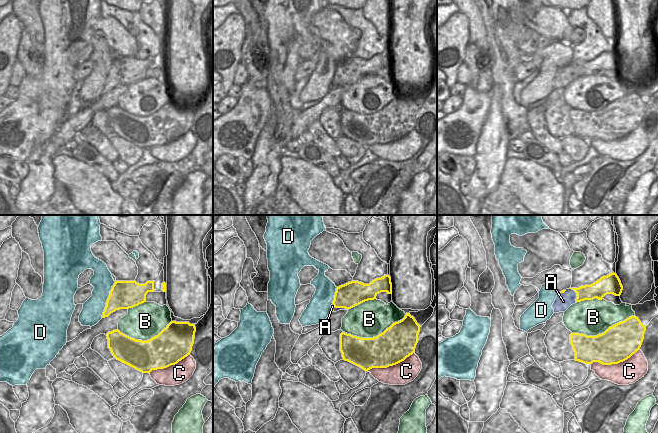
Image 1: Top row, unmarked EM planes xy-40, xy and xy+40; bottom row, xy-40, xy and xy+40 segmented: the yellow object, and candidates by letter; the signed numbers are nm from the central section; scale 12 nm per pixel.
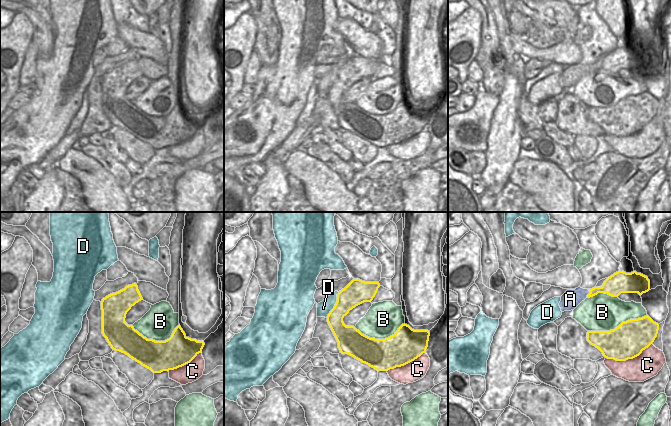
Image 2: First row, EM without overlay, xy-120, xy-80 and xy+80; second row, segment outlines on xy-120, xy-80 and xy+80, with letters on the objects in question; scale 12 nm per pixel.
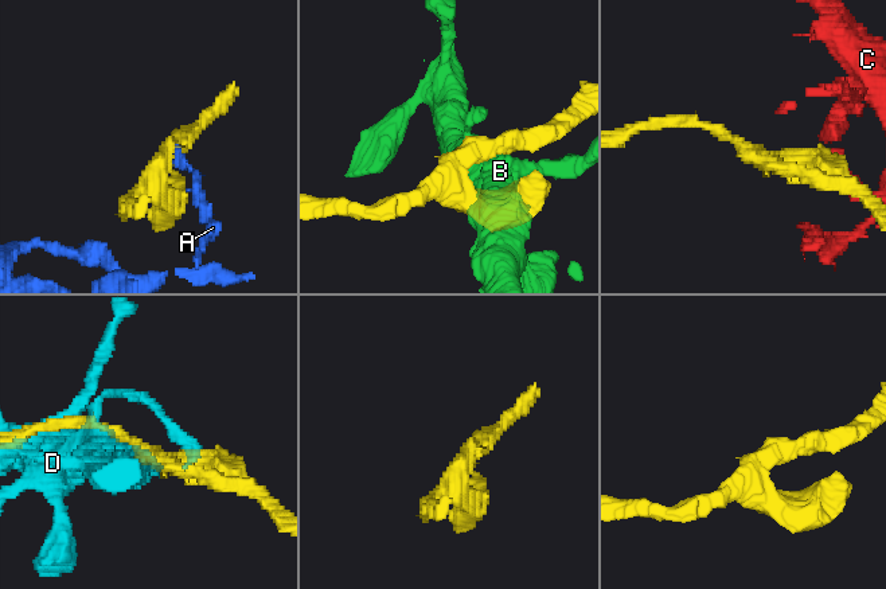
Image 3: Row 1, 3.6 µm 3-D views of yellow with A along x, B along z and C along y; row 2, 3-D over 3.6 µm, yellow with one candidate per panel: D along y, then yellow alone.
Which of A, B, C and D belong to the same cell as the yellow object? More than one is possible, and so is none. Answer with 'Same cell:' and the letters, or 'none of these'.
Same cell: none of these

